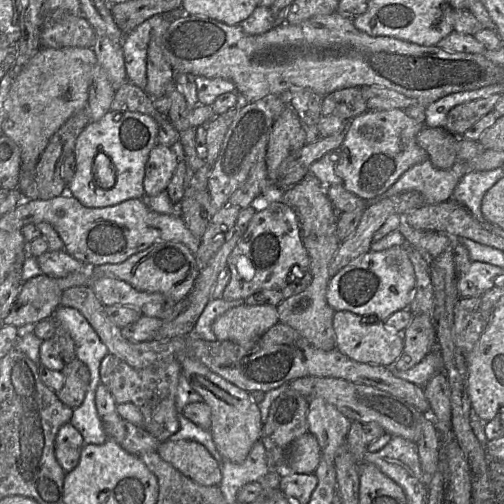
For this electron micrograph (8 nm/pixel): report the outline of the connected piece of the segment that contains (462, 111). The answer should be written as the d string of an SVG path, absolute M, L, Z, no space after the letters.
M493 94L453 107L447 114L443 128L450 134L461 138L462 135L483 116L493 111L500 99L500 94Z

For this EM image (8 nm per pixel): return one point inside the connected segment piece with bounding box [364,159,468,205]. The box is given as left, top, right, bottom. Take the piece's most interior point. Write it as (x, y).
(435, 185)

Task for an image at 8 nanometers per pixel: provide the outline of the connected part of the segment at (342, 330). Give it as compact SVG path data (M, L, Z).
M347 310L335 311L333 316L335 348L349 358L391 368L403 351L403 336L386 326L376 315L360 316Z

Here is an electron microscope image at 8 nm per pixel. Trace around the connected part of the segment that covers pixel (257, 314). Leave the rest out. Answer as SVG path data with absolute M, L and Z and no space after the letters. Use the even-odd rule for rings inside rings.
M243 304L229 309L213 322L213 333L219 341L232 341L252 350L259 338L279 322L276 307Z

